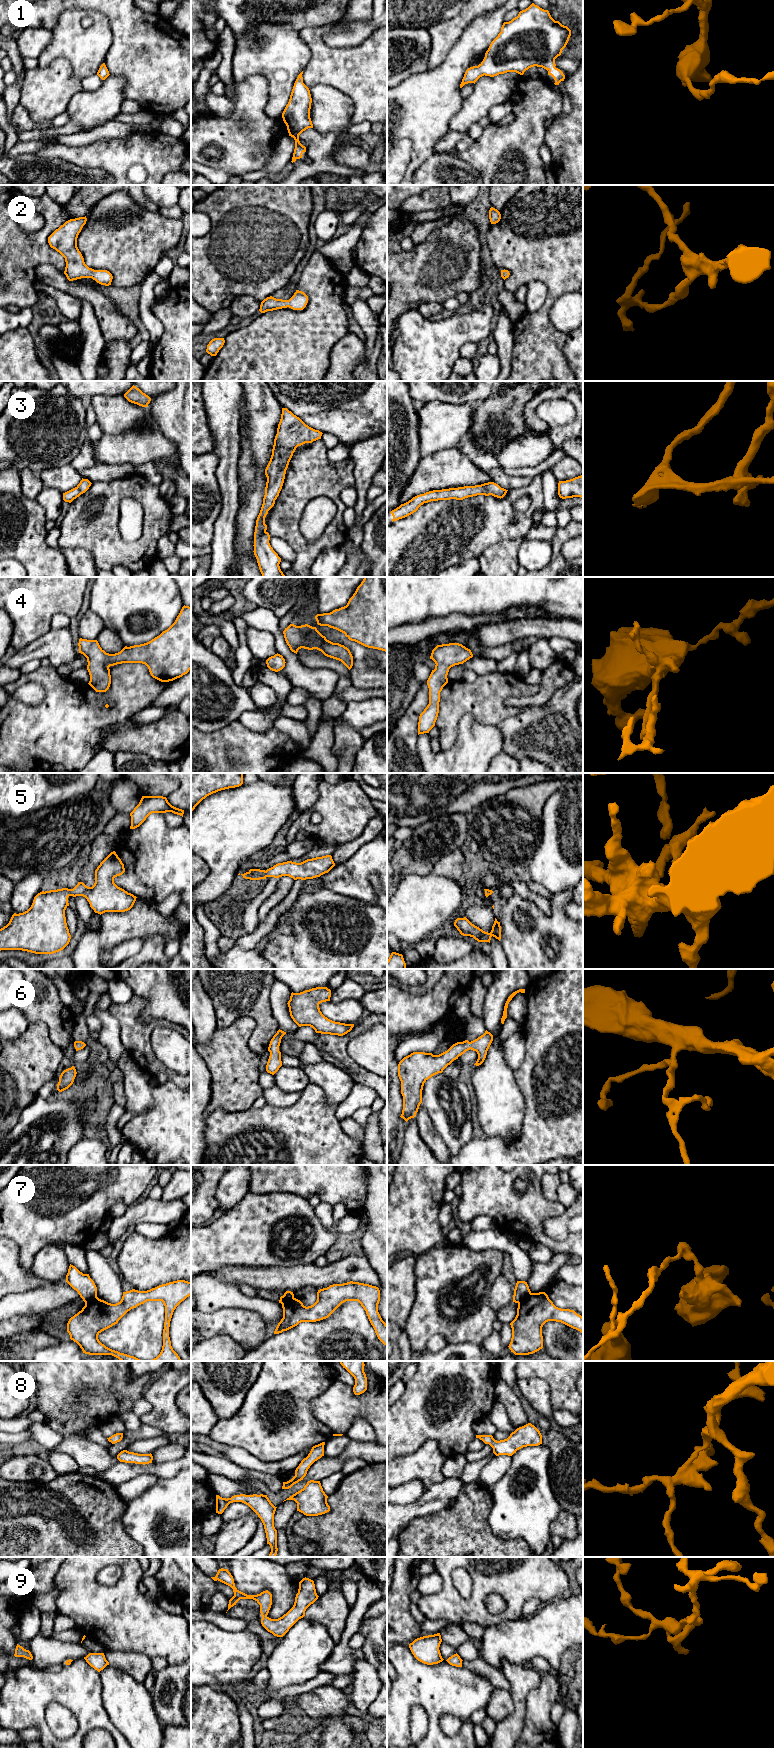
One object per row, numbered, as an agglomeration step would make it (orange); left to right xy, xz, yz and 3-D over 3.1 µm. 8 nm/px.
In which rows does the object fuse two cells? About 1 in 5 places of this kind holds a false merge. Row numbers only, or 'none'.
7

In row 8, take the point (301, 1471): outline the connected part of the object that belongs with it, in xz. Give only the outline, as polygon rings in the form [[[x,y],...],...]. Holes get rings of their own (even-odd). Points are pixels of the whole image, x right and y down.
[[[322,1442],[318,1445],[315,1445],[312,1447],[310,1453],[306,1458],[304,1458],[299,1466],[295,1470],[295,1476],[287,1481],[283,1482],[282,1489],[289,1489],[291,1488],[294,1484],[298,1483],[299,1481],[303,1480],[303,1478],[306,1476],[308,1469],[310,1466],[320,1459],[322,1456],[324,1456],[324,1445],[325,1442]]]

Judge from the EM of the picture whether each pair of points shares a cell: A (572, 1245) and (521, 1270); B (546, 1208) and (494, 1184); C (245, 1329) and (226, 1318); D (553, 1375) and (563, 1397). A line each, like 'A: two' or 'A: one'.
A: two
B: one
C: one
D: one

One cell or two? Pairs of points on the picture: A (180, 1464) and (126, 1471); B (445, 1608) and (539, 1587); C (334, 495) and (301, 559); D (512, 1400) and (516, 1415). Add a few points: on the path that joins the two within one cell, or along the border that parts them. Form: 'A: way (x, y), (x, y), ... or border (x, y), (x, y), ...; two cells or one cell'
A: way (167, 1469), (139, 1469); one cell
B: way (468, 1606), (488, 1586), (516, 1586); one cell
C: way (339, 512), (335, 529), (318, 546); one cell
D: way (513, 1404), (515, 1411); one cell

